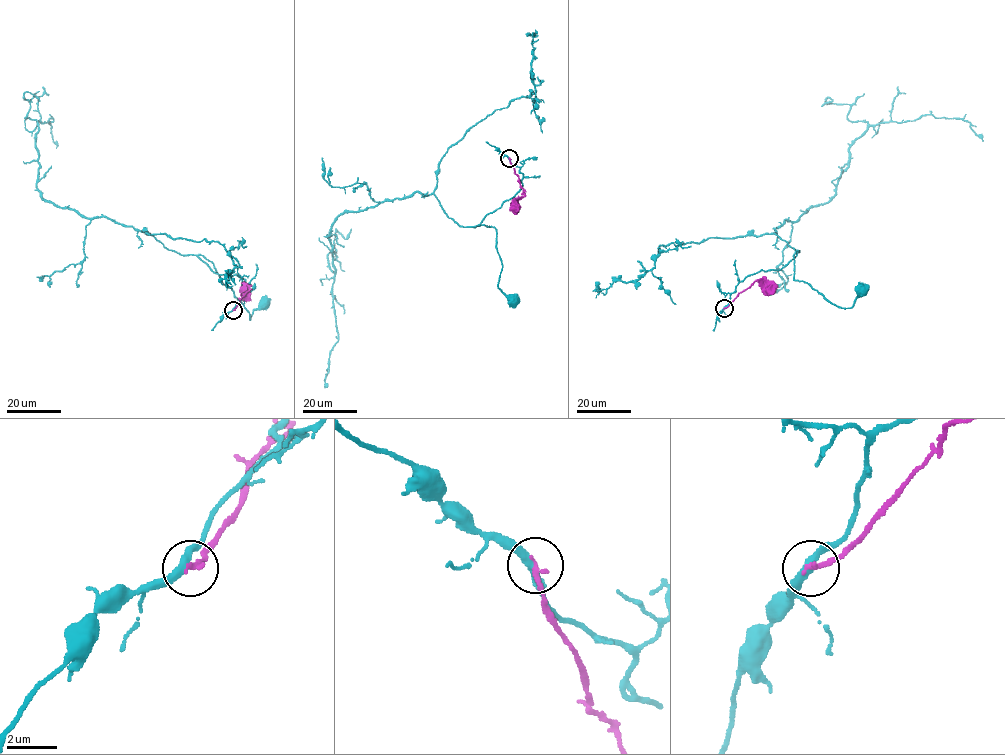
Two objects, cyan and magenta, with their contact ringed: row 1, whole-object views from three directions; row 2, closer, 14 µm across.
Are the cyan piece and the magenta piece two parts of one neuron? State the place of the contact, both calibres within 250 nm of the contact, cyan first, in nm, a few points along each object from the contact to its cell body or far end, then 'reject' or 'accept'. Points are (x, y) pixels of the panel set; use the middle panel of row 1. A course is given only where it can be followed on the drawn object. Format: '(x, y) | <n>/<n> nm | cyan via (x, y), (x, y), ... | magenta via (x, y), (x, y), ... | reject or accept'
(509, 158) | 320/220 nm | cyan via (509, 158), (523, 174), (521, 187), (473, 226), (495, 228), (502, 266), (498, 285), (512, 300) | magenta via (509, 158), (524, 193), (514, 201), (516, 214) | reject

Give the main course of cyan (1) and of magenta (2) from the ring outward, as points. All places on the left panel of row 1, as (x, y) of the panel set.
1: (233, 310), (243, 297), (245, 280), (216, 274), (198, 255), (213, 264), (250, 320), (264, 304)
2: (234, 310), (250, 286), (243, 292), (247, 291)

